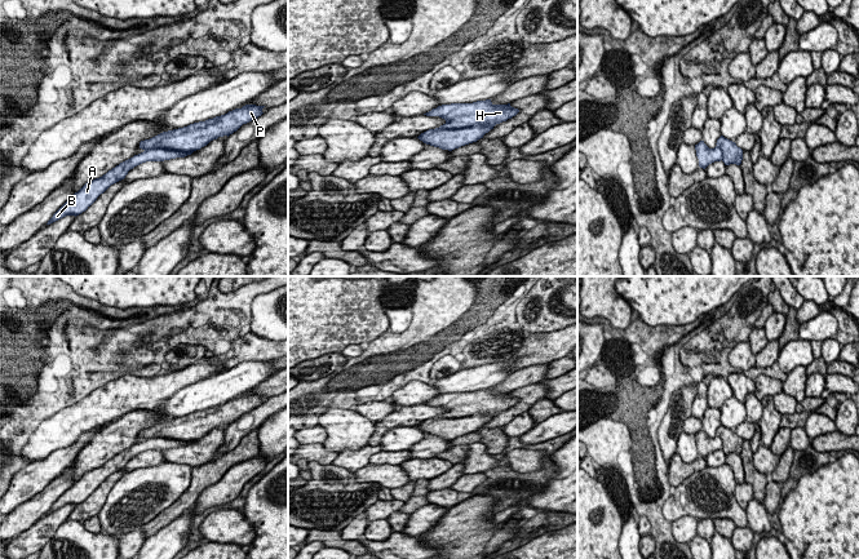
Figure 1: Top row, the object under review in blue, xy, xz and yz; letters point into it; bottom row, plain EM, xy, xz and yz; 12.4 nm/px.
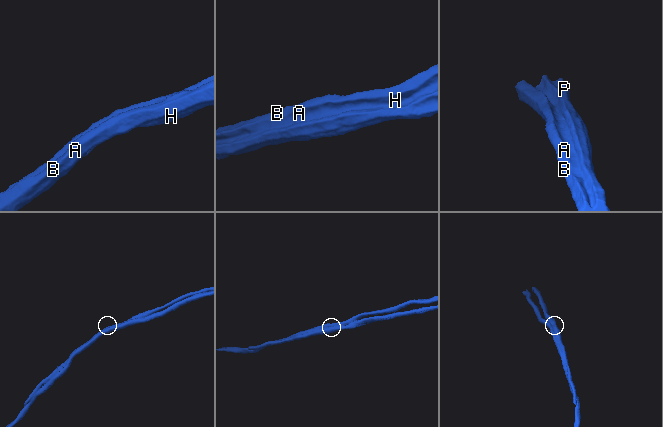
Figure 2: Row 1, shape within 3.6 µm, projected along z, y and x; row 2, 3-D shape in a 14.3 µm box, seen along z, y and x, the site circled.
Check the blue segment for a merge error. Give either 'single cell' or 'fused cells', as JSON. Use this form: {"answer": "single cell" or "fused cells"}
{"answer": "fused cells"}

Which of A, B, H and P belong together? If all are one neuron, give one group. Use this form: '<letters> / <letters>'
A B H / P

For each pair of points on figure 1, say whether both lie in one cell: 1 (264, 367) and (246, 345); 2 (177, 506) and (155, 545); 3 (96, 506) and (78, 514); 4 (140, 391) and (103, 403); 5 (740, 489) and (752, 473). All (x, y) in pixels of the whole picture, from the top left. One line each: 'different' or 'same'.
1: different
2: different
3: same
4: same
5: different

